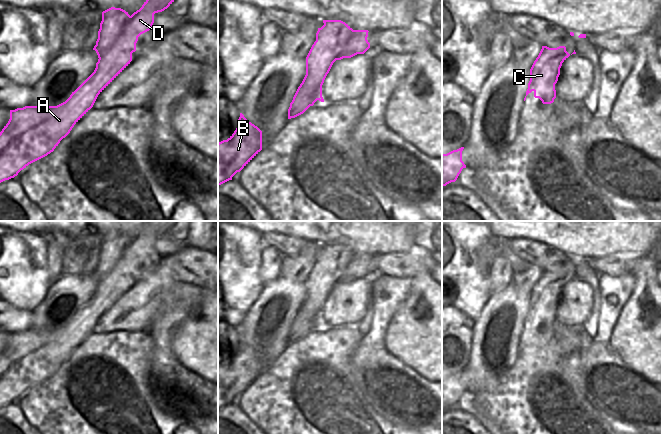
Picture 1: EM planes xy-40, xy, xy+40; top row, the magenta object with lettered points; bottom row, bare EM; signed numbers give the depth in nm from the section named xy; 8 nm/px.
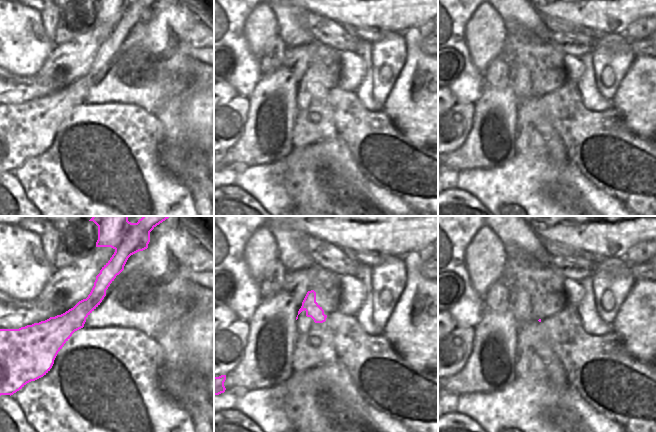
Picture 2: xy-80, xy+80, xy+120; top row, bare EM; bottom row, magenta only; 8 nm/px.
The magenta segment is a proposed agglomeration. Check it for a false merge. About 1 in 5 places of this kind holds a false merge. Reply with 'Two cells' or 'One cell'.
Two cells.

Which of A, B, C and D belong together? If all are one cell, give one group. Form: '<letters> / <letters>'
A B D / C

